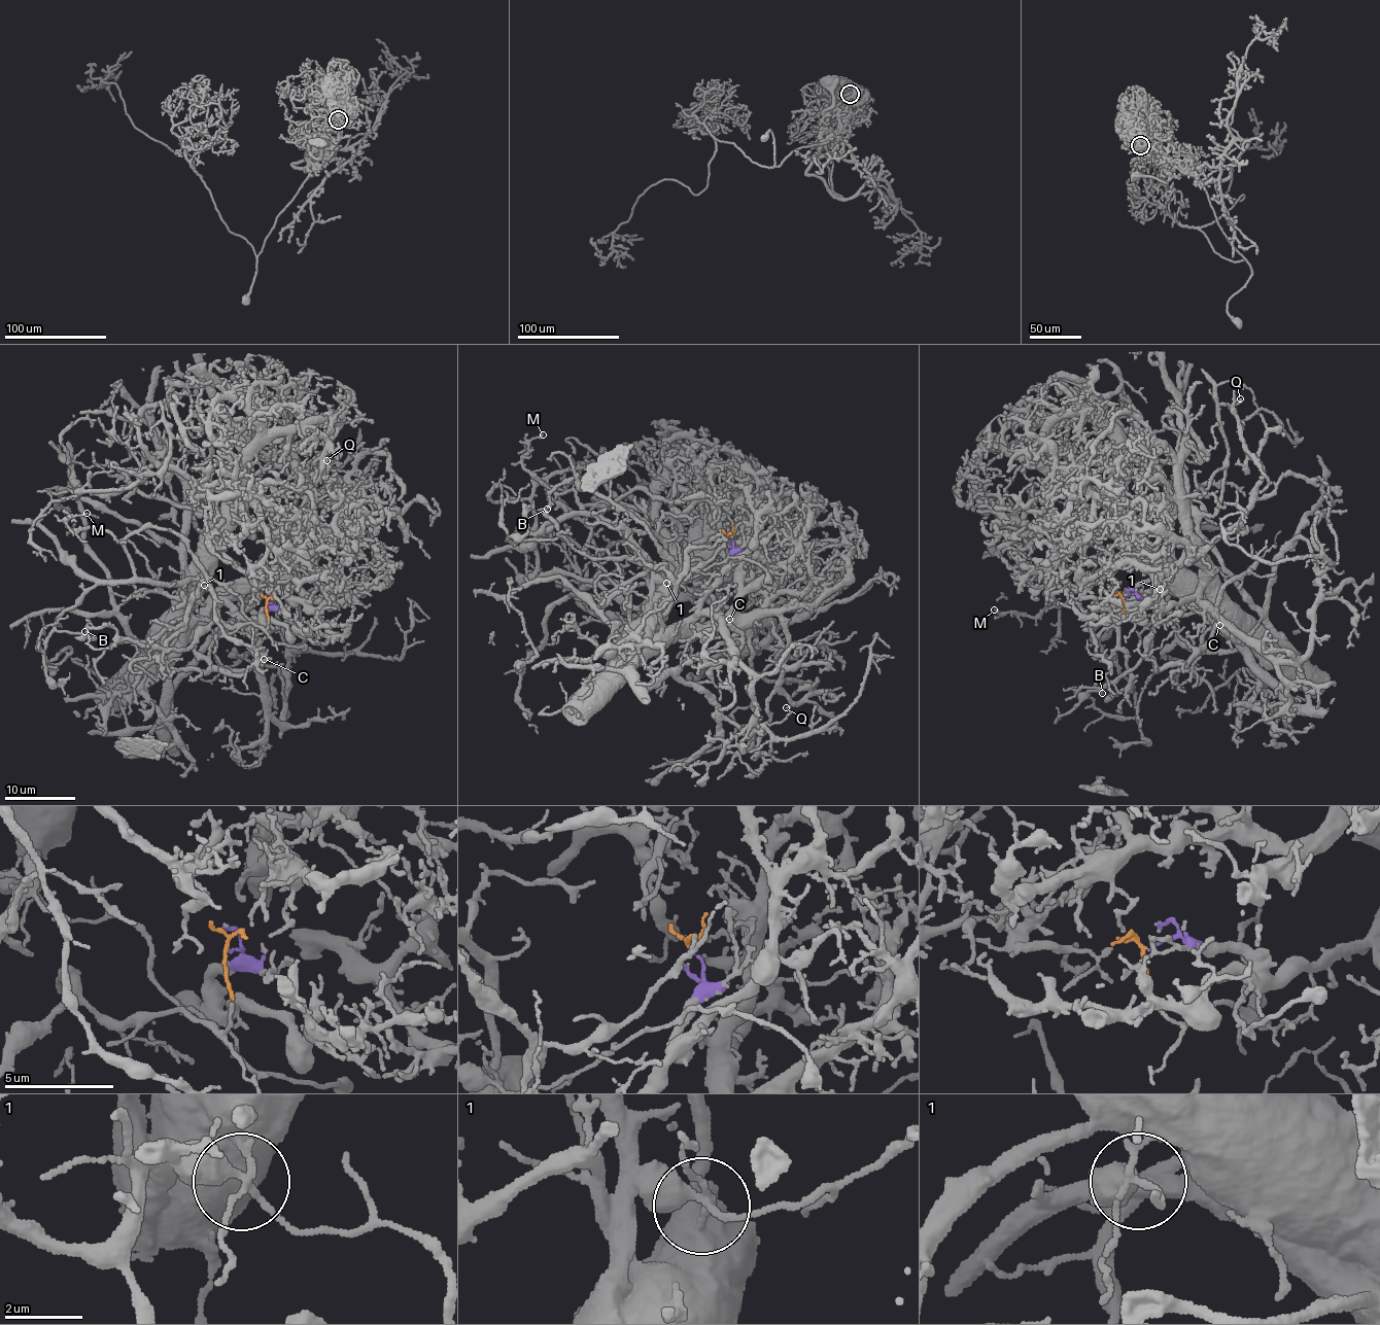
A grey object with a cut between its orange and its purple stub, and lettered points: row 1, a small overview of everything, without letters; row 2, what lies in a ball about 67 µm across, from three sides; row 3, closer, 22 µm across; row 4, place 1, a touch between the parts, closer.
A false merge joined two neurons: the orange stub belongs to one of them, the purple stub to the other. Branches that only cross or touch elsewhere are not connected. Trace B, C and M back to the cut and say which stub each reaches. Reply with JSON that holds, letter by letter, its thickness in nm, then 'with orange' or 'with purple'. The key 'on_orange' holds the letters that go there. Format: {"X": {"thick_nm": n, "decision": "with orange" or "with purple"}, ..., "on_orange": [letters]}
{"B": {"thick_nm": 90, "decision": "with orange"}, "C": {"thick_nm": 140, "decision": "with purple"}, "M": {"thick_nm": 150, "decision": "with orange"}, "on_orange": ["B", "M"]}

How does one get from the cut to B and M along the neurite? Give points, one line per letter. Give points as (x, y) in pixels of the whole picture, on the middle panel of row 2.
B: (729, 537), (729, 532), (706, 561), (685, 569), (642, 524), (576, 478), (555, 489), (548, 509)
M: (729, 537), (708, 569), (660, 581), (575, 491), (552, 491), (523, 466), (527, 446), (543, 434)

